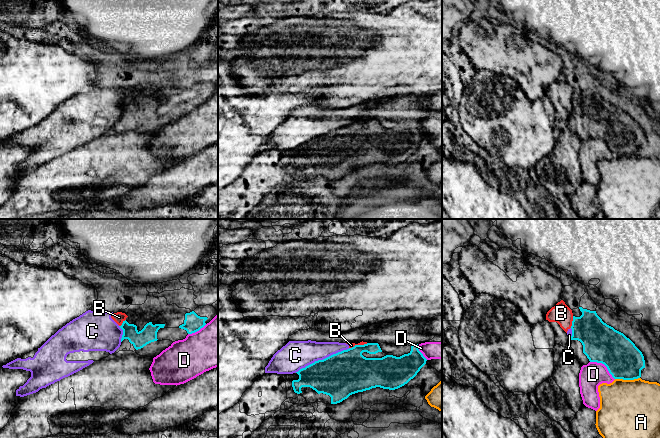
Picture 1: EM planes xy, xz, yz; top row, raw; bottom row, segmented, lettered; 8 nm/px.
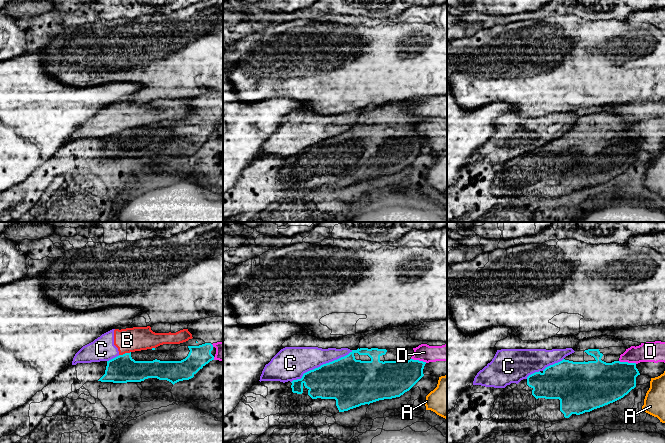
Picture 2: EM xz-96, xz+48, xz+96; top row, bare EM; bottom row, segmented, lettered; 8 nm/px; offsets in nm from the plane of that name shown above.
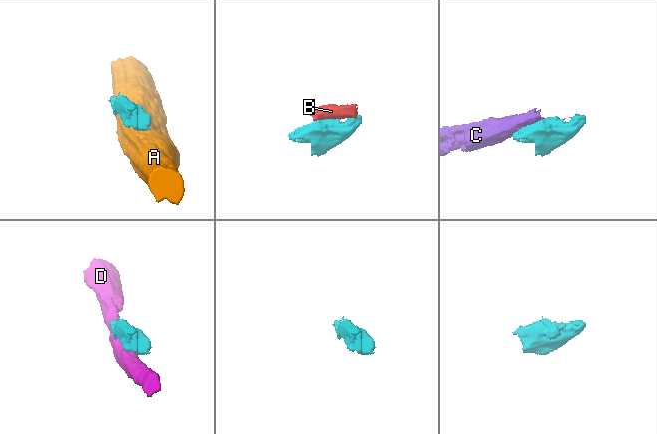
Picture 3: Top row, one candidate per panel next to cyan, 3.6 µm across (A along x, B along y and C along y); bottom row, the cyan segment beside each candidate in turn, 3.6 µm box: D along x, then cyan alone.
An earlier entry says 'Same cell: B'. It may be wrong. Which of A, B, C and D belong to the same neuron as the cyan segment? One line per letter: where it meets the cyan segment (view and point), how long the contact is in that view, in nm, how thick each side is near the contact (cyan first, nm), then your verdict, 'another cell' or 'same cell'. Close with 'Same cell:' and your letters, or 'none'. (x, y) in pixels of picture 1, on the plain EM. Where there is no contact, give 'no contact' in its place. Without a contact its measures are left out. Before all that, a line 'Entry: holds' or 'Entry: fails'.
Entry: fails
A: meets cyan in yz at (627, 155); contact 200 nm long; 300 nm thick on the cyan side, 480 nm on the other; another cell
B: meets cyan in yz at (572, 98); contact 100 nm long; 280 nm thick on the cyan side, 160 nm on the other; another cell
C: meets cyan in xz at (323, 135); contact 480 nm long; 360 nm thick on the cyan side, 240 nm on the other; another cell
D: meets cyan in yz at (604, 140); contact 240 nm long; 300 nm thick on the cyan side, 200 nm on the other; another cell
Same cell: none

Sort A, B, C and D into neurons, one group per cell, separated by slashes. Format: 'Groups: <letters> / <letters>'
Groups: A / B C / D

